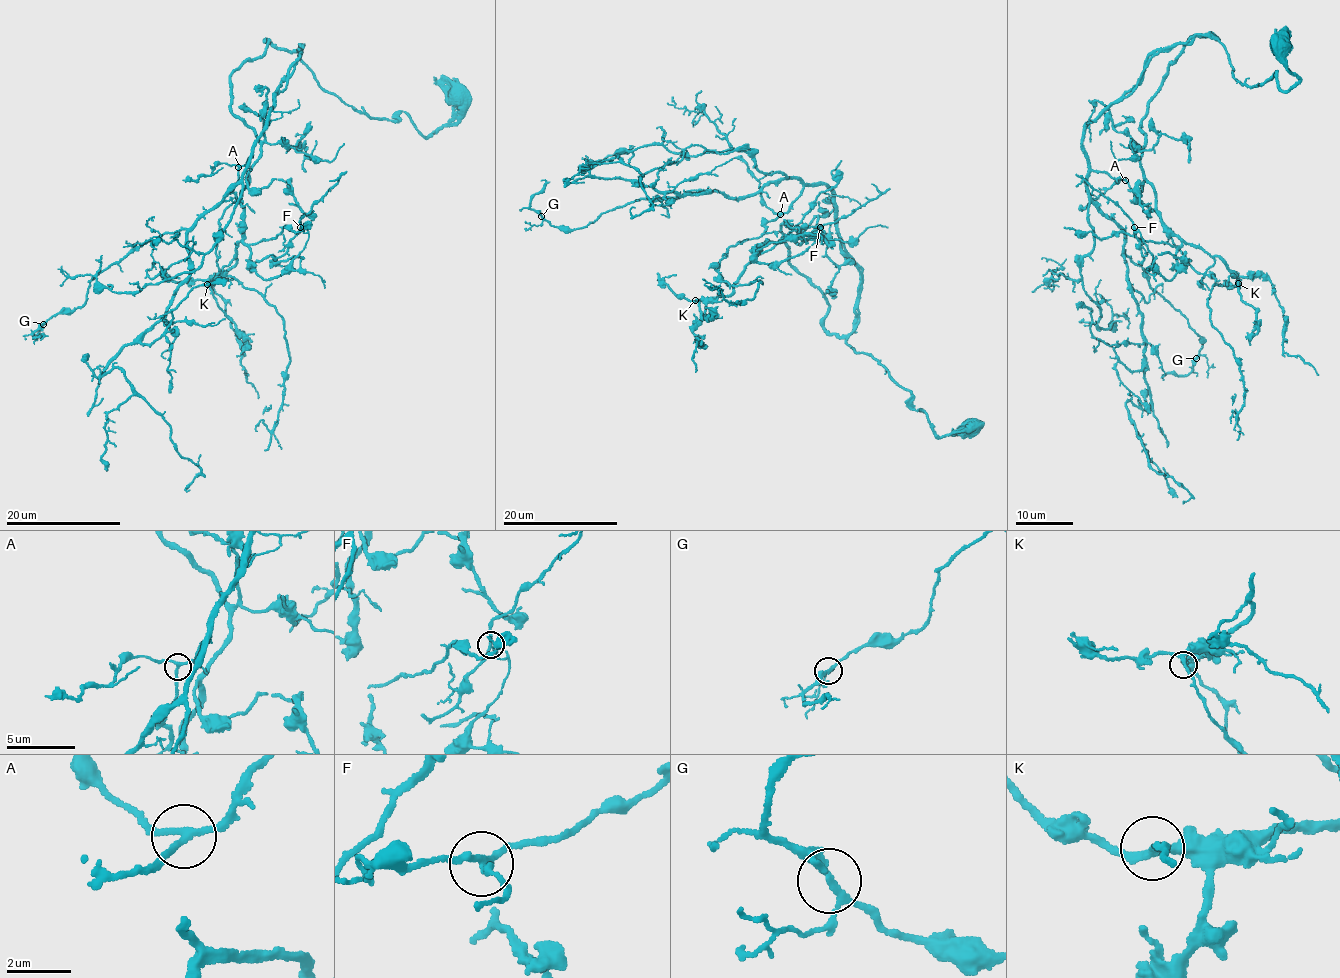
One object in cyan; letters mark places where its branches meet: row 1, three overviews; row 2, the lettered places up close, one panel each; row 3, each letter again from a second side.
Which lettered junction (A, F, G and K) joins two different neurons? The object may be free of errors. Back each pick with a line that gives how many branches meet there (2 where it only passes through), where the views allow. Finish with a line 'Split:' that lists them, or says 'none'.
F: 3
Split: F

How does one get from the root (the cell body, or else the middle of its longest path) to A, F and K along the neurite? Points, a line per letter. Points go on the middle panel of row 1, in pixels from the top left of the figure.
A: (970, 429), (938, 435), (910, 392), (846, 341), (862, 283), (841, 248), (829, 188), (807, 184), (780, 214)
F: (970, 429), (938, 435), (824, 328), (825, 295), (788, 259), (802, 236), (752, 259), (820, 227)
K: (970, 429), (938, 435), (824, 328), (825, 295), (788, 259), (800, 235), (695, 300)

